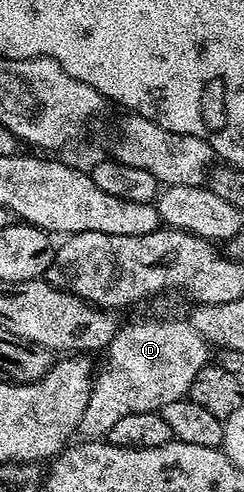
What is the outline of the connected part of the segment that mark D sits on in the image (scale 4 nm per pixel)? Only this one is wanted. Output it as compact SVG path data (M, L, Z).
M137 318L126 326L125 323L118 325L117 334L105 347L103 357L105 367L96 371L79 427L80 433L85 433L84 437L89 440L104 439L105 434L111 432L111 427L121 417L131 416L131 412L160 411L162 406L186 397L197 373L210 365L211 347L193 327L192 321L185 319L184 322L181 318Z

